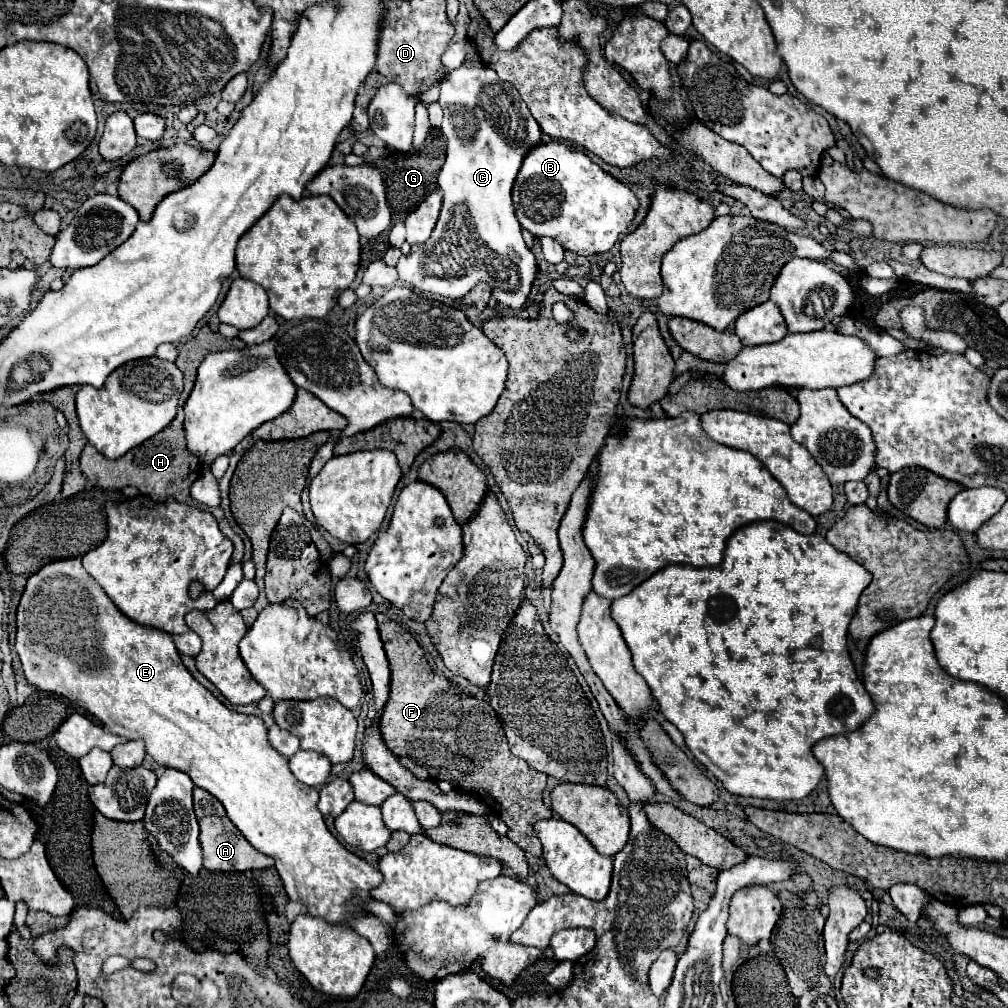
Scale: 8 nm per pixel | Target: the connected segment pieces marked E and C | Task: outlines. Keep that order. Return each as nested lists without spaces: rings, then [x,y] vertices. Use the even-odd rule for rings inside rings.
[[[62,558],[32,574],[16,614],[18,632],[14,648],[20,656],[26,680],[40,690],[66,696],[96,716],[108,732],[124,736],[126,740],[142,738],[146,742],[146,752],[154,762],[186,772],[196,786],[216,796],[244,838],[256,850],[274,858],[290,900],[302,902],[308,908],[308,914],[338,924],[348,920],[348,912],[354,904],[370,898],[370,890],[378,886],[382,874],[356,854],[348,852],[330,834],[316,806],[318,790],[296,782],[288,768],[288,760],[270,746],[264,722],[258,716],[228,710],[212,692],[196,682],[182,664],[172,636],[136,624],[120,612],[98,582],[84,570],[80,558]],[[84,656],[92,656],[96,664],[84,668]]]
[[[466,62],[452,70],[440,84],[438,102],[444,110],[440,128],[448,142],[446,162],[438,174],[438,186],[444,194],[444,204],[430,240],[412,246],[408,256],[400,256],[396,270],[404,284],[420,290],[422,294],[438,294],[452,300],[466,296],[476,284],[482,282],[490,286],[496,302],[520,310],[528,300],[532,282],[536,280],[540,268],[536,264],[534,252],[522,238],[522,226],[512,206],[512,186],[516,174],[520,172],[524,154],[542,142],[542,130],[532,118],[518,90],[510,82],[502,82],[498,74],[484,64]]]

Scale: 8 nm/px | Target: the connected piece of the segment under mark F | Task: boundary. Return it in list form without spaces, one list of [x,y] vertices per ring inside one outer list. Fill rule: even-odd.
[[[376,614],[376,620],[390,662],[390,696],[380,716],[380,732],[388,750],[412,758],[428,770],[432,780],[446,780],[454,788],[484,798],[490,810],[506,822],[506,836],[524,852],[540,858],[542,846],[534,834],[534,822],[552,818],[552,810],[542,802],[546,774],[530,768],[510,752],[484,688],[476,688],[458,676],[452,682],[436,674],[410,632],[384,614]]]

